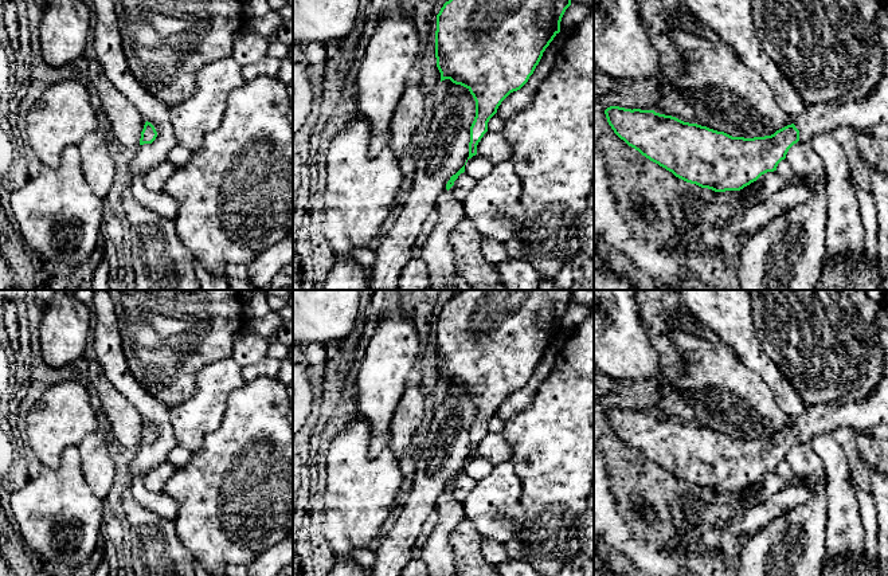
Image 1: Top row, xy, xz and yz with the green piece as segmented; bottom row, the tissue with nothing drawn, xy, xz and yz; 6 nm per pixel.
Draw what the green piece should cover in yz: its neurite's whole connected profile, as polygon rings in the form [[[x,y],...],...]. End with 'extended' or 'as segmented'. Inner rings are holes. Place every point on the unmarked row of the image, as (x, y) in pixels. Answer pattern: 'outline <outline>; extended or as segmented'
outline [[[885,290],[880,302],[879,325],[880,344],[884,350],[884,373],[875,389],[862,400],[807,407],[794,424],[776,431],[771,436],[732,438],[724,432],[684,423],[654,411],[631,411],[619,407],[610,407],[605,411],[607,423],[629,447],[672,473],[676,478],[715,493],[740,491],[762,475],[776,471],[778,465],[786,459],[789,450],[798,442],[810,443],[814,436],[842,427],[868,430],[888,424],[888,290]]]; extended

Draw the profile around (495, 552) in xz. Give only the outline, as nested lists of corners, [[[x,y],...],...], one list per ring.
[[[488,537],[482,538],[481,553],[494,567],[510,560],[504,544]]]

